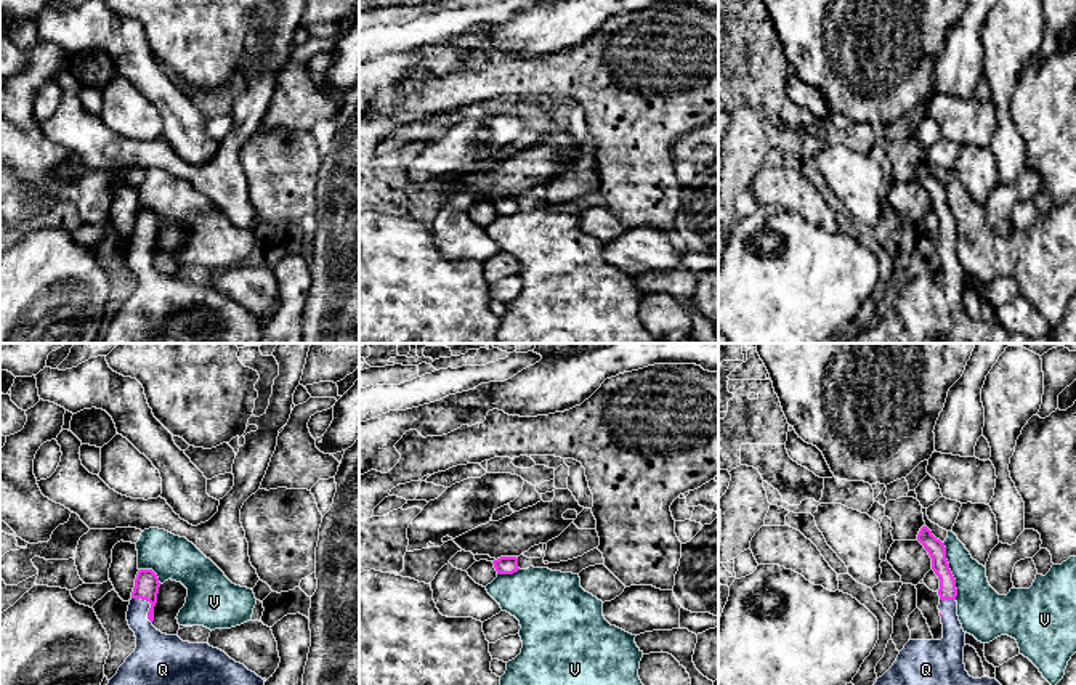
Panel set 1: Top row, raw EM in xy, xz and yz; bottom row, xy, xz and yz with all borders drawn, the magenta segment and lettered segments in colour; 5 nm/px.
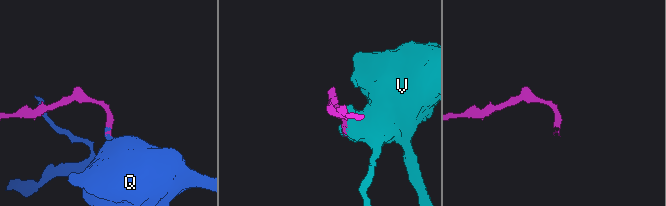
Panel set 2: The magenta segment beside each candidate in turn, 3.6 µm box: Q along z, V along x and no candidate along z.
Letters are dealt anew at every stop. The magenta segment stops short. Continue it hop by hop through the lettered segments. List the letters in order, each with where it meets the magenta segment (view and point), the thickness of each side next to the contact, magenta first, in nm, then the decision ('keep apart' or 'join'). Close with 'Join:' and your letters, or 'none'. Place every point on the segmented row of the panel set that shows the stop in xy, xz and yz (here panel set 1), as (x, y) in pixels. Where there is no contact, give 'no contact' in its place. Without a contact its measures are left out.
Q: meets magenta in xy at (151, 605); 130 nm thick on the magenta side, 220 nm on the other; join
V: meets magenta in yz at (950, 571); 90 nm thick on the magenta side, 240 nm on the other; keep apart
Join: Q

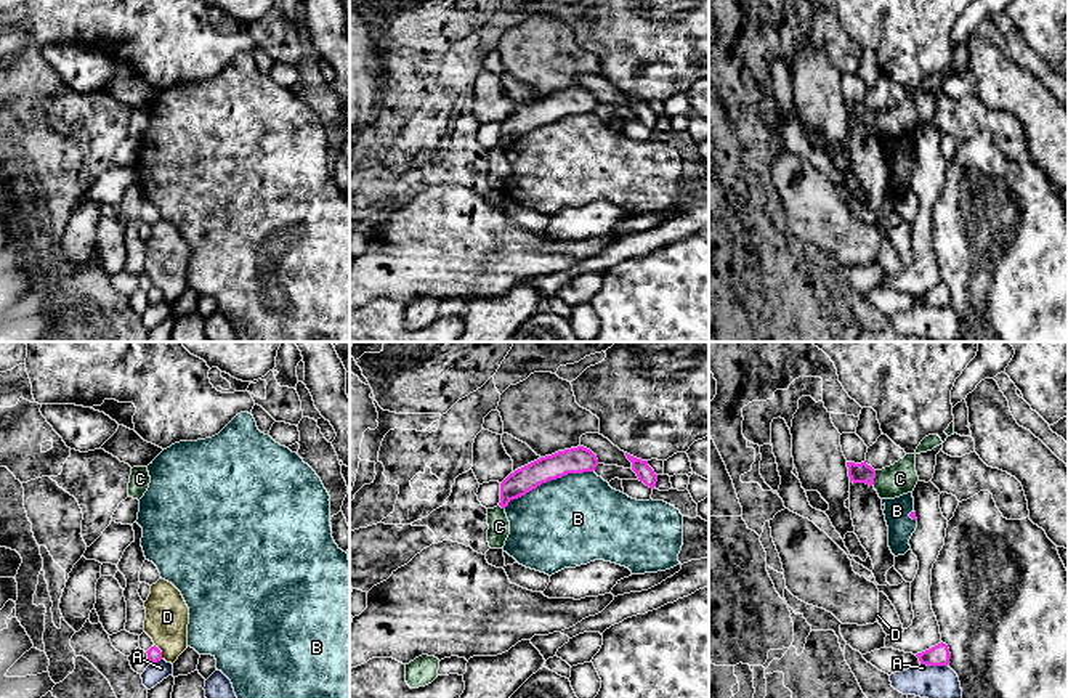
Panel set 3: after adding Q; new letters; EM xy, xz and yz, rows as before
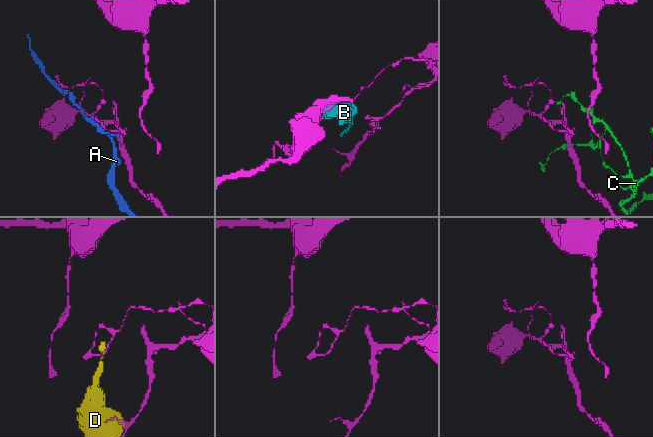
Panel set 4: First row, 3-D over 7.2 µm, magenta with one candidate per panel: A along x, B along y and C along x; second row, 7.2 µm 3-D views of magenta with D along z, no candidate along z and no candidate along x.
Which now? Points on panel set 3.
A: meets magenta in yz at (934, 665); 110 nm thick on the magenta side, 160 nm on the other; keep apart
B: meets magenta in xz at (547, 480); 130 nm thick on the magenta side, 460 nm on the other; keep apart
C: meets magenta in yz at (874, 477); 100 nm thick on the magenta side, 160 nm on the other; keep apart
D: meets magenta in xy at (161, 652); 70 nm thick on the magenta side, 220 nm on the other; keep apart
Join: none

